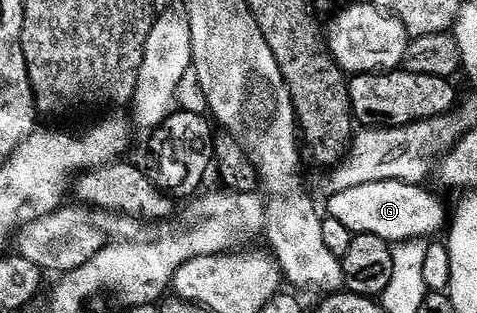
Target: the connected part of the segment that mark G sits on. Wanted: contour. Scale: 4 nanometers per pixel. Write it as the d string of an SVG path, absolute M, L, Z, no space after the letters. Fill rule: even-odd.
M386 181L365 183L360 187L351 187L348 190L340 190L331 192L330 202L327 203L325 212L332 219L339 220L340 223L348 229L353 235L367 233L368 235L379 236L380 239L395 243L399 241L417 241L430 237L433 233L438 233L447 228L448 225L448 209L446 213L446 205L434 193L422 189L421 184L410 185L406 181Z

